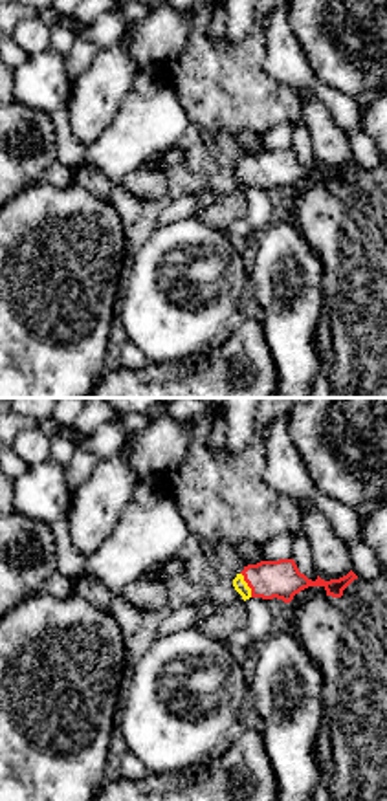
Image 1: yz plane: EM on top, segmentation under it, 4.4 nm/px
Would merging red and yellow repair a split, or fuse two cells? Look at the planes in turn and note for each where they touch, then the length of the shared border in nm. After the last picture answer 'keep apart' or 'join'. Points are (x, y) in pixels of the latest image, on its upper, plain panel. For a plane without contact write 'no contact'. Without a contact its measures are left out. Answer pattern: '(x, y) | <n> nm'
(248, 175) | 120 nm

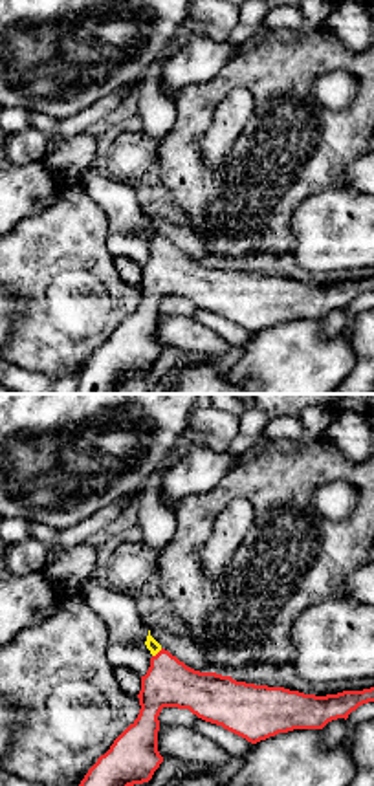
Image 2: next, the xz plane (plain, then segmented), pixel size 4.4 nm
(158, 242) | 60 nm

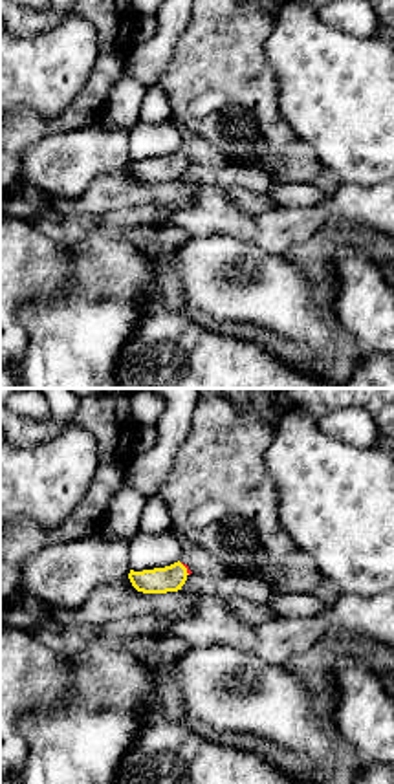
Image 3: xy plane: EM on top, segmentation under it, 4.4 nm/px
(186, 156) | 70 nm

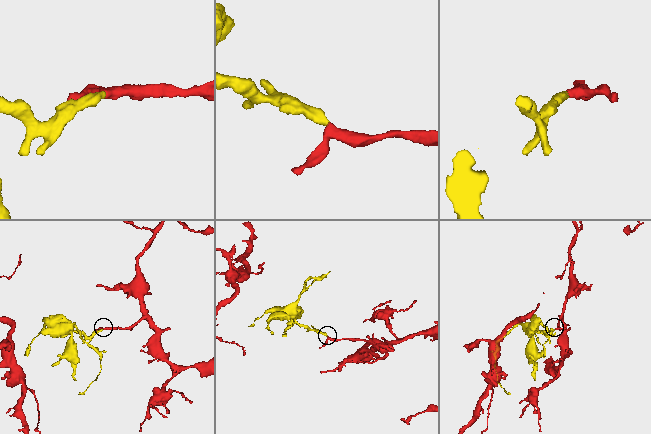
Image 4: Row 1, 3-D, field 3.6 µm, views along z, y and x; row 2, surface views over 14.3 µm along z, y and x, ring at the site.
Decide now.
join

